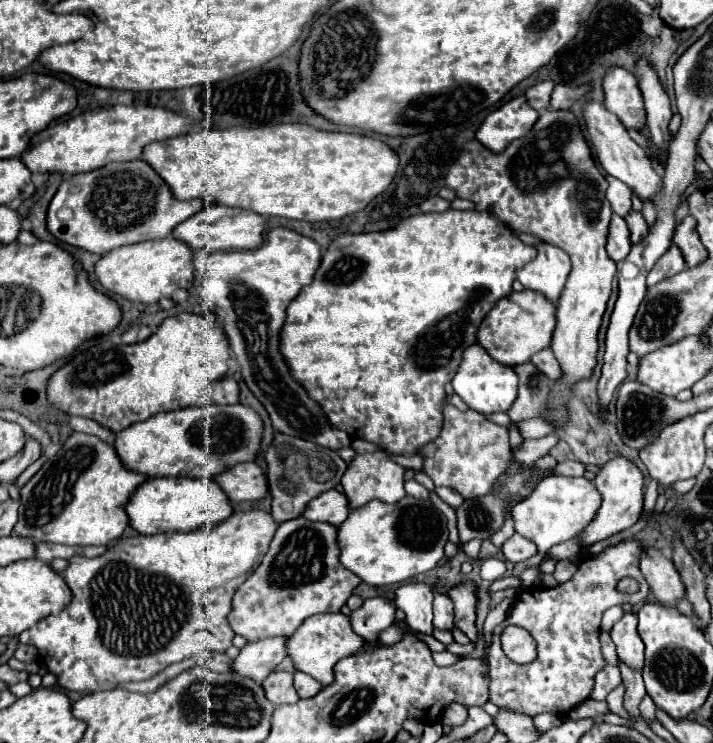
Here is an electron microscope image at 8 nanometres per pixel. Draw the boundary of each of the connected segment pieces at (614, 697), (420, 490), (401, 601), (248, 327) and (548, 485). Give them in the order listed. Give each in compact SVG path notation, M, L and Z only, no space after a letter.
M618 686L614 692L610 692L610 694L608 694L606 702L608 702L608 706L610 706L610 708L612 708L616 714L627 720L635 722L638 720L638 718L629 715L623 708L623 696L625 694L625 690L625 686Z
M406 480L404 488L406 494L410 494L410 496L414 496L414 498L422 498L422 500L428 498L428 490L426 490L422 484L418 484L416 480Z
M408 582L396 590L396 606L406 612L406 624L422 634L432 634L432 590L424 582Z
M272 228L266 236L266 244L254 250L214 254L198 250L196 268L204 272L200 288L202 306L206 310L224 310L224 332L242 368L242 378L268 410L274 430L316 442L324 448L340 450L352 442L350 436L328 426L330 422L322 408L310 400L306 390L290 376L290 370L278 352L278 334L286 318L286 308L300 288L312 282L312 276L320 266L320 258L320 246L312 238L290 228Z
M548 476L544 478L528 498L520 500L514 510L514 522L516 532L528 540L532 540L538 546L538 554L515 564L512 576L520 577L530 566L540 564L546 550L550 550L554 544L560 544L564 540L574 538L586 524L594 518L596 510L600 508L600 494L594 488L594 484L586 478L570 478L570 476Z

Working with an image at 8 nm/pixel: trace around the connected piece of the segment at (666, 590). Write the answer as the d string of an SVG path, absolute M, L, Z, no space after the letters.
M648 546L640 554L640 572L646 578L650 590L664 606L676 606L684 596L684 584L672 560L664 558L662 552L654 546Z

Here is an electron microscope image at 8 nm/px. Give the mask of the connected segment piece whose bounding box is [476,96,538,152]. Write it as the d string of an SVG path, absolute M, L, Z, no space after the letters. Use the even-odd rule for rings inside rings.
M516 96L484 118L476 130L476 138L488 150L502 152L512 140L526 136L536 120L538 112L528 106L524 96Z

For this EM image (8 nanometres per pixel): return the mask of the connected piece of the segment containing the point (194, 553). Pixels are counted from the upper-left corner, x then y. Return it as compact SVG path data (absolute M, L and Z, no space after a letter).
M234 510L228 520L216 526L202 526L192 532L128 536L98 558L74 556L62 572L72 594L68 608L42 618L18 638L22 644L36 646L38 660L58 678L60 688L74 692L112 690L126 682L148 680L166 666L196 656L206 648L226 652L234 638L234 630L228 624L232 596L262 562L276 528L278 524L264 510Z

